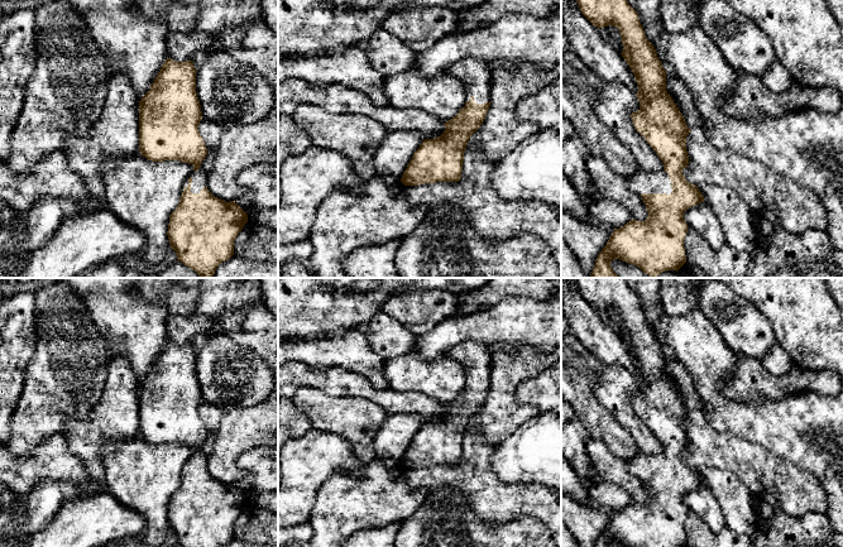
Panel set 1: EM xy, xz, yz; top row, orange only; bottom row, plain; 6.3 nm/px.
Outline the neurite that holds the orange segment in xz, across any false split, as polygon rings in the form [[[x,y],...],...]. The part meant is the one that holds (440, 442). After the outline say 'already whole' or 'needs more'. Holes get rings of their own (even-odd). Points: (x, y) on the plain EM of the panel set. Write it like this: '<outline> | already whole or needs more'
[[[465,341],[454,346],[447,356],[464,368],[466,385],[452,402],[444,406],[445,414],[440,419],[425,422],[413,436],[401,461],[404,469],[459,465],[466,427],[487,399],[492,373],[488,346]]] | needs more

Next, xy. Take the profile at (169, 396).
[[[166,342],[150,373],[139,384],[139,433],[152,445],[179,443],[193,448],[183,466],[179,486],[169,499],[169,528],[183,547],[221,547],[234,538],[234,524],[248,505],[248,498],[235,484],[226,485],[207,472],[207,455],[200,450],[207,431],[198,414],[202,394],[196,376],[196,355],[192,344]]] | needs more

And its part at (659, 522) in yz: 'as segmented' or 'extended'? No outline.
extended

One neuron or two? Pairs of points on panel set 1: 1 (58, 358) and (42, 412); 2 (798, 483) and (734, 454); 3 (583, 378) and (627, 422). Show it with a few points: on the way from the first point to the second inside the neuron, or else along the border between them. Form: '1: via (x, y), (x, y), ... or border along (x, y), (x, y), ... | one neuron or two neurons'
1: via (58, 372), (58, 383), (47, 398) | one neuron
2: via (782, 483), (767, 476), (750, 462) | one neuron
3: border along (602, 364), (594, 385), (594, 396), (612, 413) | two neurons

